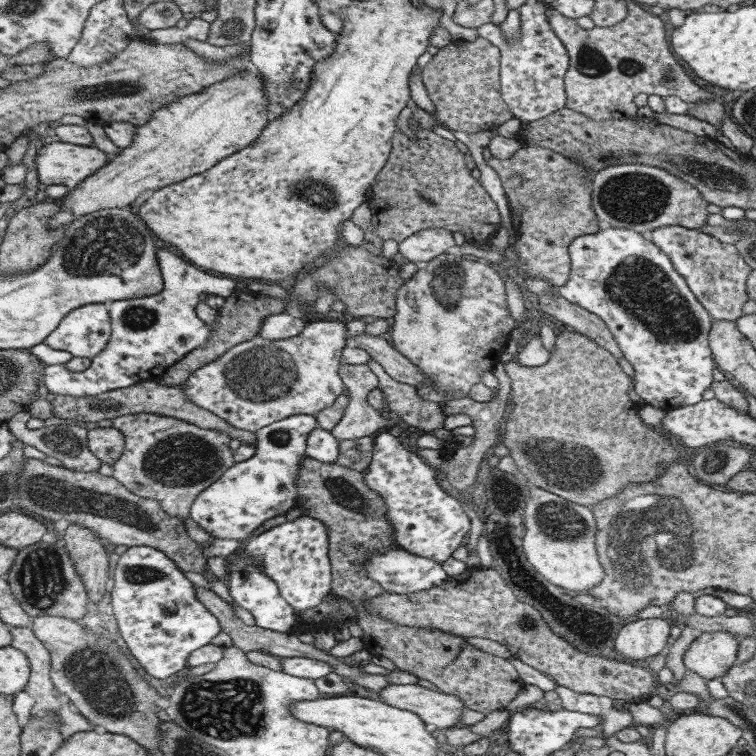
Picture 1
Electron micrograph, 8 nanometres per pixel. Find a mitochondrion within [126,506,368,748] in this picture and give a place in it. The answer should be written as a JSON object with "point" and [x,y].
{"point":[215,709]}

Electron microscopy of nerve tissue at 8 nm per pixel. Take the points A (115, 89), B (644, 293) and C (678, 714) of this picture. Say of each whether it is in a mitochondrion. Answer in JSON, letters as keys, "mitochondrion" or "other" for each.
{"A":"mitochondrion","B":"mitochondrion","C":"other"}

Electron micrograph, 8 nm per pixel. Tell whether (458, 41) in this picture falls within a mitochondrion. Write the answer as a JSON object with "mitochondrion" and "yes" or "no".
{"mitochondrion":"no"}

